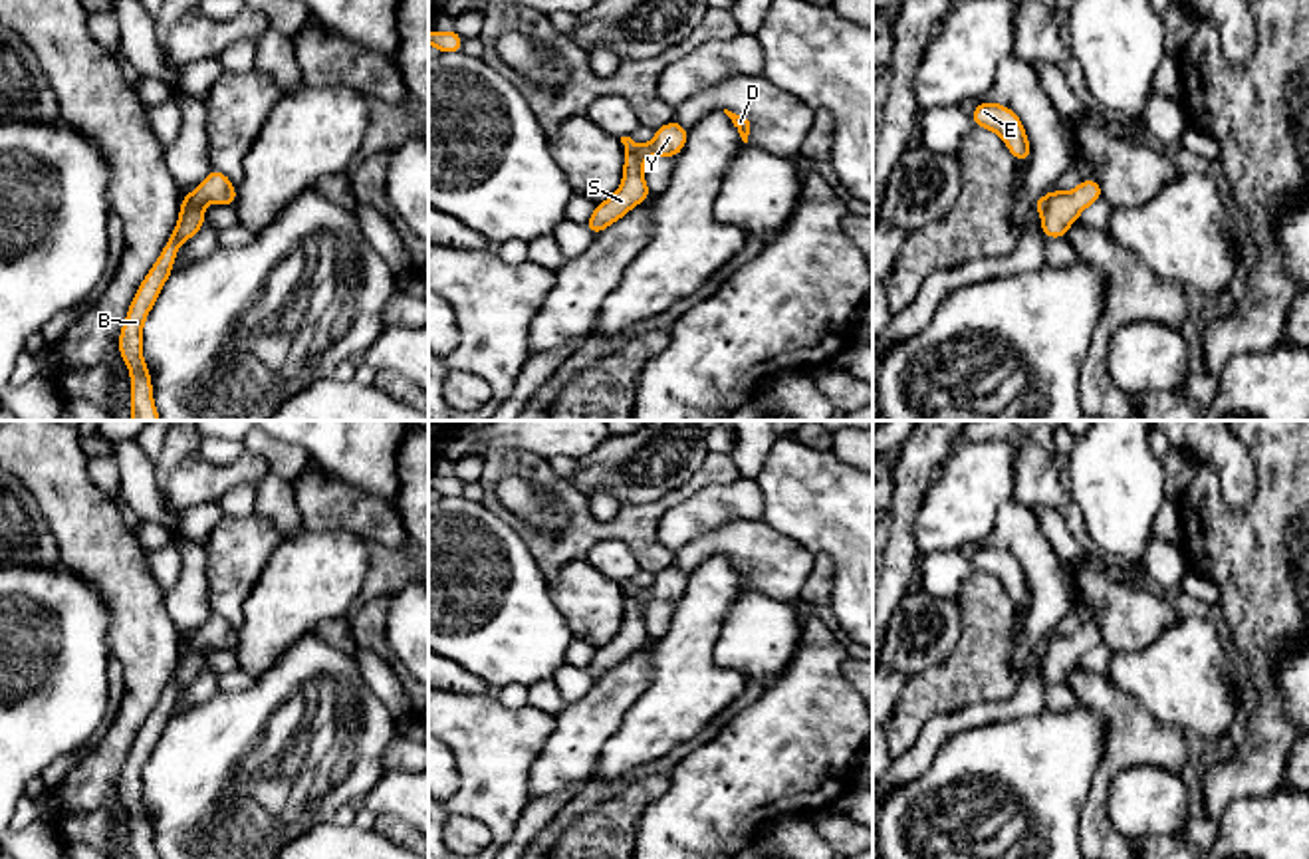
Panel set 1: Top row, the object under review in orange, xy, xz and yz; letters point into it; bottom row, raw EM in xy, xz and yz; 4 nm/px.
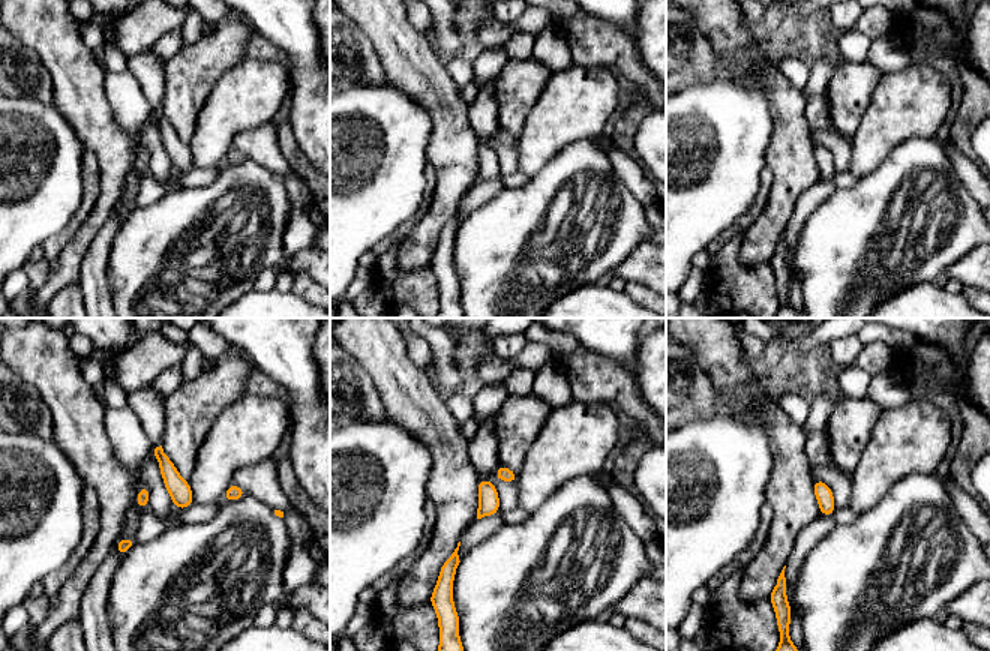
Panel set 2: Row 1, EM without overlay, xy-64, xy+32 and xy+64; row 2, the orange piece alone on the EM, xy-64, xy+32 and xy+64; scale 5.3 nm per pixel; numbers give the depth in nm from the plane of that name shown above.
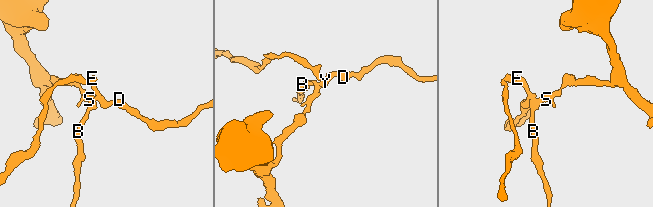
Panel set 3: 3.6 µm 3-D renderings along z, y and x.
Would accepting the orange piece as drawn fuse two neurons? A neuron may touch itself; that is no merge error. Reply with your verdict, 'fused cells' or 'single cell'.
fused cells

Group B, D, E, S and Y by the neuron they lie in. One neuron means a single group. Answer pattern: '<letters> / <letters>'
B D E Y / S

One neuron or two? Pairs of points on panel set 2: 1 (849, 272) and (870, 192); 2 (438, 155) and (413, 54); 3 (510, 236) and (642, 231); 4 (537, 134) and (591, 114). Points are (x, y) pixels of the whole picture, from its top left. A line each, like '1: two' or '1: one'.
1: one
2: one
3: one
4: one

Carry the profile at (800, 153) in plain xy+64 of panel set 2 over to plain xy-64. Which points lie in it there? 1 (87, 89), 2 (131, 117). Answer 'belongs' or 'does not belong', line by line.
1: belongs
2: does not belong

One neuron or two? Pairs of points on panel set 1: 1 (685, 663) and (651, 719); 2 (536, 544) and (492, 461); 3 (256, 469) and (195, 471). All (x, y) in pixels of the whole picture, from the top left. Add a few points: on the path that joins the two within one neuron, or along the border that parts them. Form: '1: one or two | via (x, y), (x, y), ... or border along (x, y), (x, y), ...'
1: one | via (683, 677), (683, 687), (665, 705)
2: one | via (514, 522), (490, 500), (490, 483)
3: one | via (240, 471), (211, 473)

